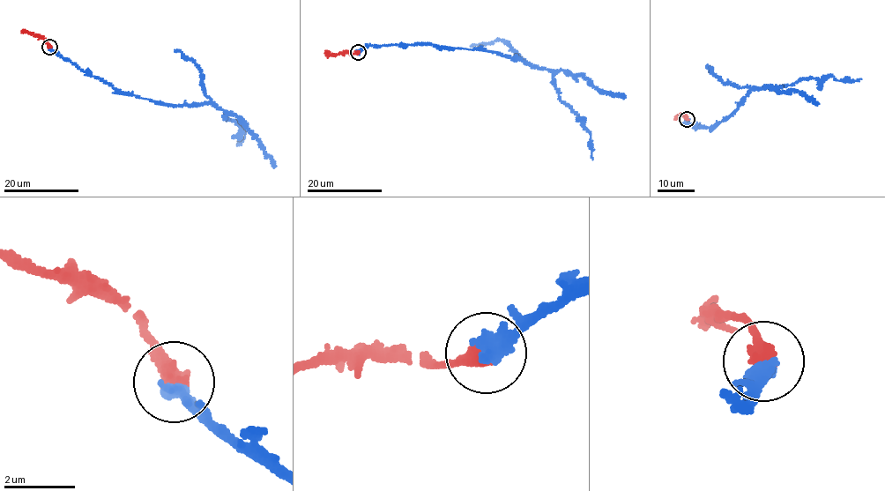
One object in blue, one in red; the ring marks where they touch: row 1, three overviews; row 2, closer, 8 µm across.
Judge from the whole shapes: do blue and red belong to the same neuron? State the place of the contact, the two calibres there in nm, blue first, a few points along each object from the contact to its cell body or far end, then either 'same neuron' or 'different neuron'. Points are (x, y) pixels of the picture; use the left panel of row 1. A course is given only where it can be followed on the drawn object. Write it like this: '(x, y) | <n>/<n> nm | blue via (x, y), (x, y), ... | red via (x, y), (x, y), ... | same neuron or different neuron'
(49, 47) | 440/480 nm | blue via (49, 47), (123, 92), (176, 107), (215, 103), (227, 113), (225, 120), (234, 121), (243, 131), (238, 145) | red via (49, 47), (43, 39), (22, 32) | same neuron

